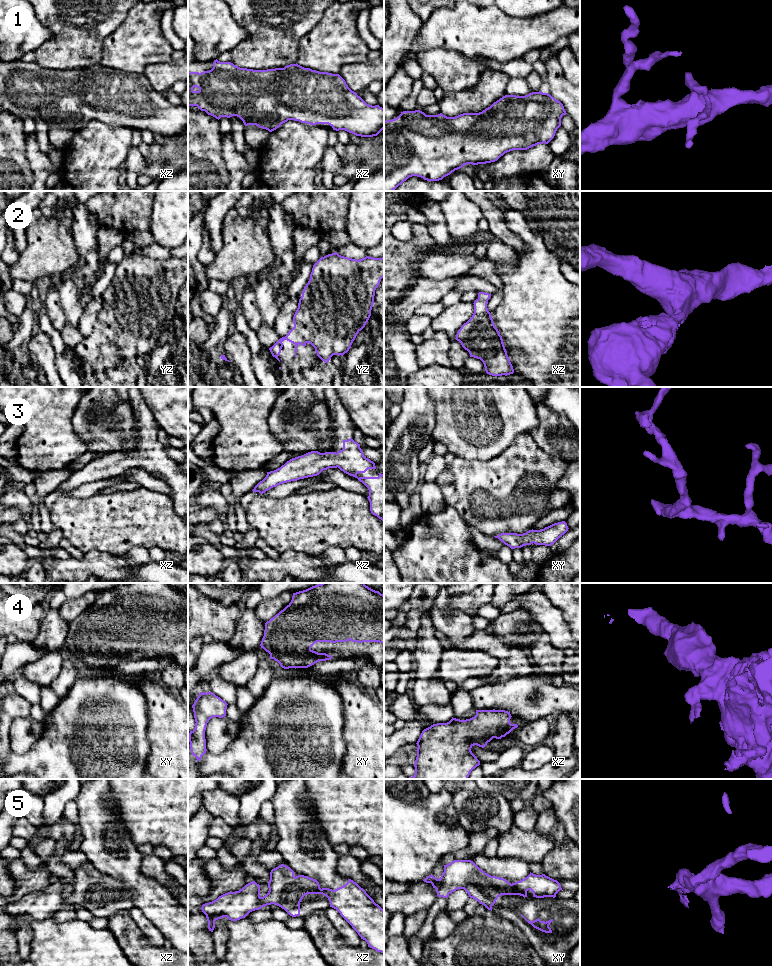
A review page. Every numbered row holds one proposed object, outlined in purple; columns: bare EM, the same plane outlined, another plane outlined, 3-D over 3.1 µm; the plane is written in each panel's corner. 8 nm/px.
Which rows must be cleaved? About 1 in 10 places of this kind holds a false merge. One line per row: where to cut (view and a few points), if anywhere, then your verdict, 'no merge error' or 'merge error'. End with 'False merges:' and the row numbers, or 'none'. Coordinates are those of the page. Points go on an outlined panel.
1: cut none; no merge error
2: cut none; no merge error
3: cut none; no merge error
4: cut none; no merge error
5: cut xy (511, 884), (522, 895); merge error
False merges: 5

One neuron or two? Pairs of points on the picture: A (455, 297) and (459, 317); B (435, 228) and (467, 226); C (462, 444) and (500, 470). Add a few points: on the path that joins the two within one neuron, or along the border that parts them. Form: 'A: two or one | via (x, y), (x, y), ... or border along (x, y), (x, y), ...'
A: two | border along (460, 301), (444, 307)
B: two | border along (439, 205), (452, 241)
C: two | border along (505, 449), (489, 459), (461, 458)

